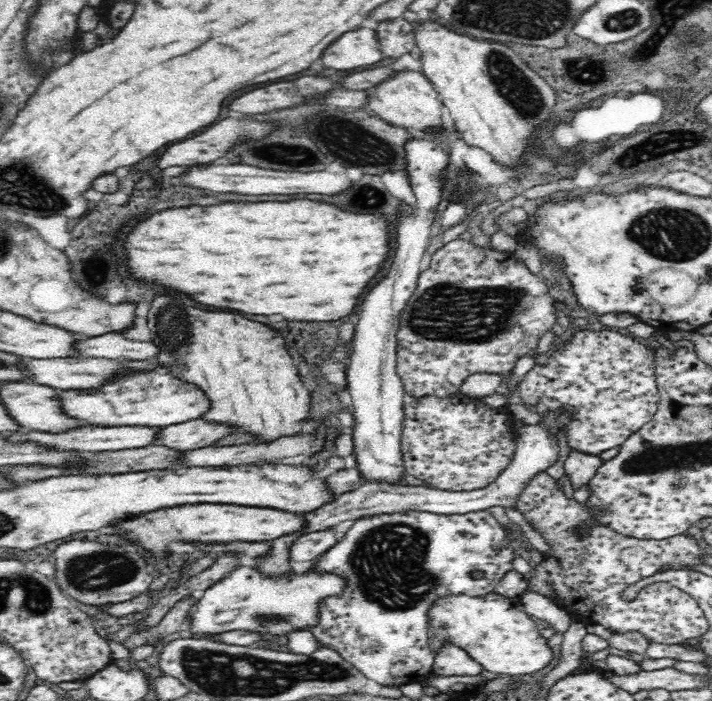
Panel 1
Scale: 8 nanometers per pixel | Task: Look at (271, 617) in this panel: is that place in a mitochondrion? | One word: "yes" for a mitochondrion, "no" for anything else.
yes

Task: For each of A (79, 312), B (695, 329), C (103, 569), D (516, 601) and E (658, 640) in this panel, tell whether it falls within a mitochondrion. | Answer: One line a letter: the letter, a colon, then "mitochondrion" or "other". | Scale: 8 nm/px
A: other
B: other
C: mitochondrion
D: other
E: other

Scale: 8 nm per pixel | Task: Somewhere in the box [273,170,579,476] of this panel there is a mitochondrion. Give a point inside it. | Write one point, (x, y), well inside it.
(448, 312)

